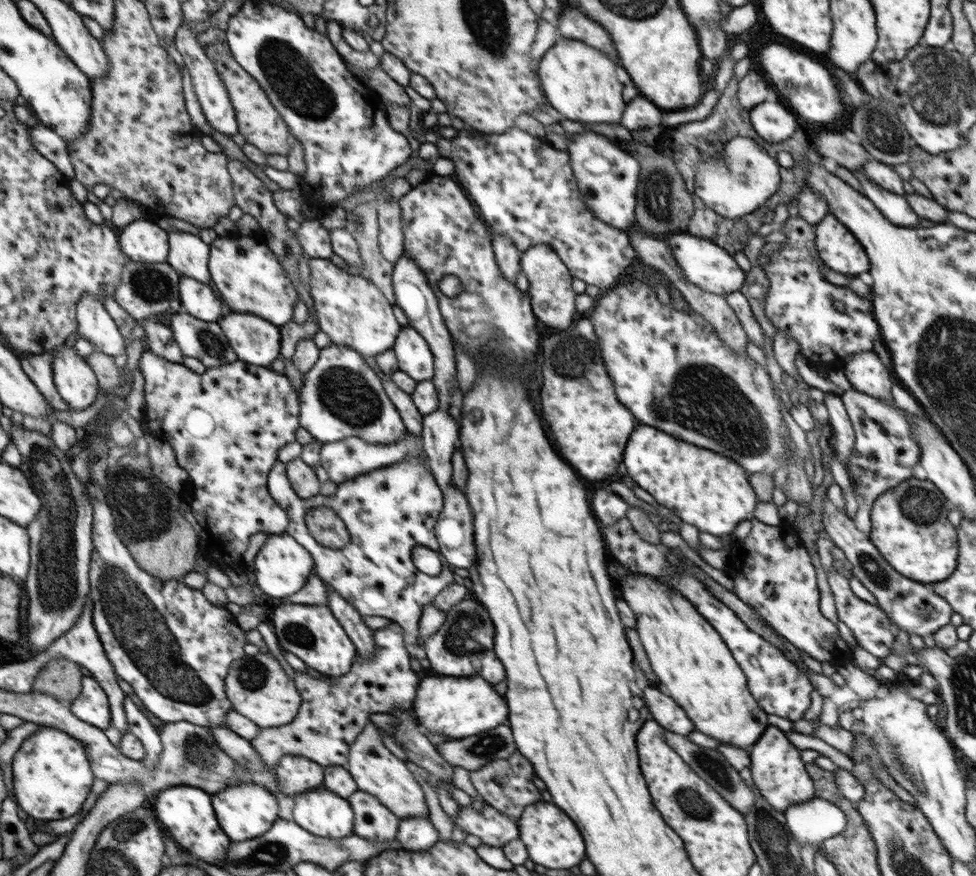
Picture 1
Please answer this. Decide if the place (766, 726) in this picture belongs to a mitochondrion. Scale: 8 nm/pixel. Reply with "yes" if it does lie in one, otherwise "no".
no

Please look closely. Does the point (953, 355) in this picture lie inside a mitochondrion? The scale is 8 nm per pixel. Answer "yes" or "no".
yes

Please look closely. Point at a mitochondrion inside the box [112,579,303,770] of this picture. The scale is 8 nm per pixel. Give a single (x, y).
(251, 675)

